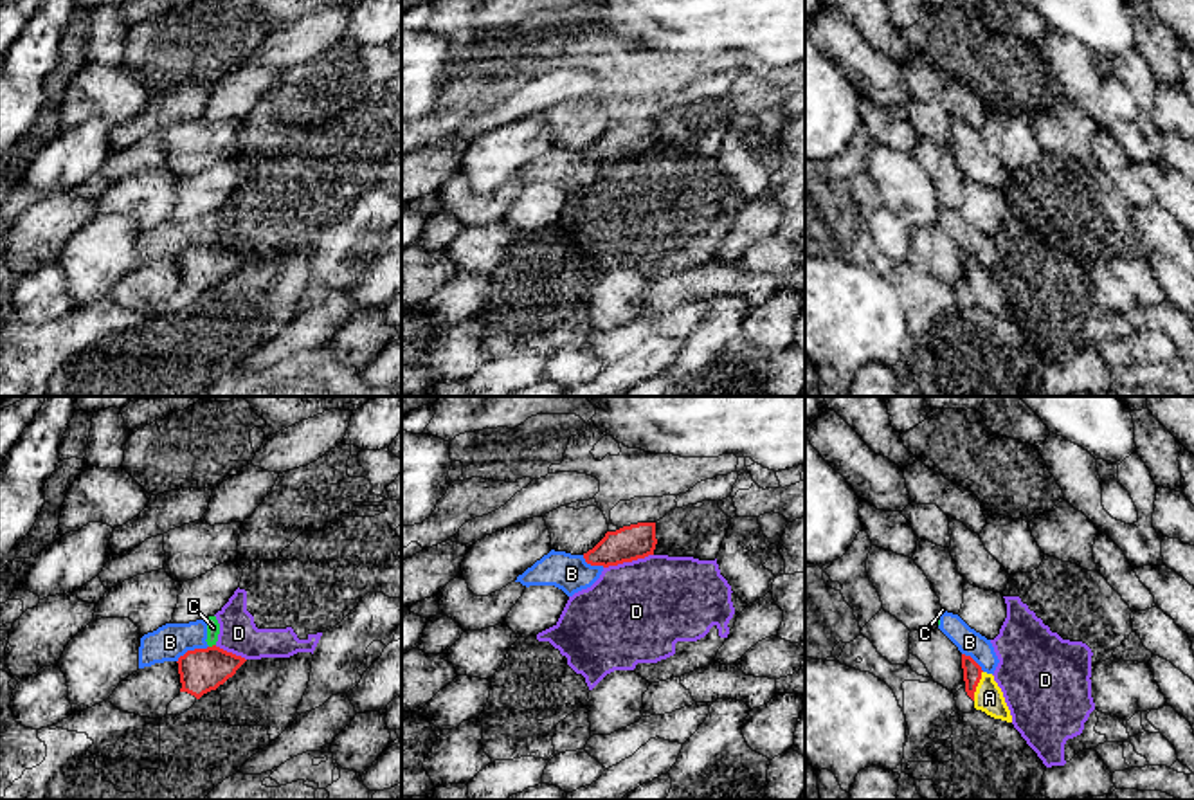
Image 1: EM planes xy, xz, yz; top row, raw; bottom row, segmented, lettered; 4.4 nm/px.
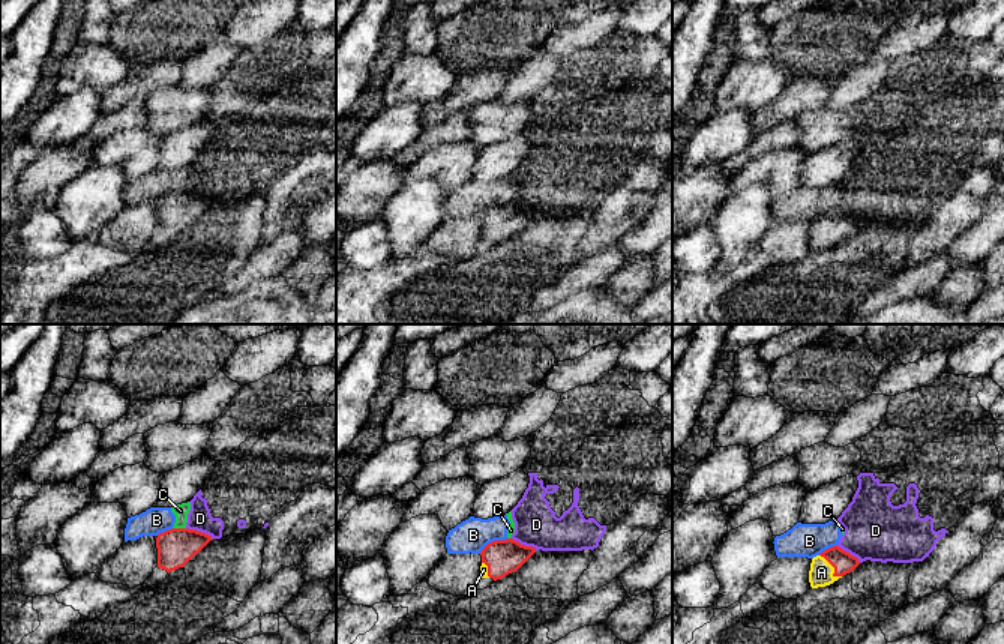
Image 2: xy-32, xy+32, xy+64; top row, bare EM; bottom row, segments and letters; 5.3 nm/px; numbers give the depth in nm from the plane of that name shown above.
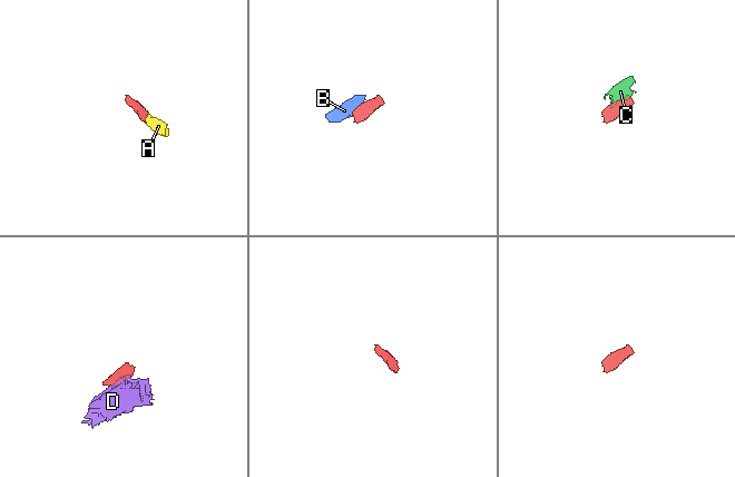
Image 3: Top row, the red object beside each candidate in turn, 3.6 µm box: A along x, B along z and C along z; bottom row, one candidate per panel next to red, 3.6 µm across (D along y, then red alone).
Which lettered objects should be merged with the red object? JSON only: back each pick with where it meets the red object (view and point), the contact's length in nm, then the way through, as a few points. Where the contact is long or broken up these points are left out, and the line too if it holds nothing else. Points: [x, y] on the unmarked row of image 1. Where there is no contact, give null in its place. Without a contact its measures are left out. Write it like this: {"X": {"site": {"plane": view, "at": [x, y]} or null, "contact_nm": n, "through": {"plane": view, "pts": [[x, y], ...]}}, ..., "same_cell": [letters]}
{"A": {"site": {"plane": "yz", "at": [976, 281]}, "contact_nm": 140, "through": {"plane": "yz", "pts": [[971, 265], [976, 281], [989, 294]]}}, "same_cell": ["A"]}

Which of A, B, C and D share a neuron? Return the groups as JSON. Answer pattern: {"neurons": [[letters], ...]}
{"neurons": [["A"], ["B", "C"], ["D"]]}

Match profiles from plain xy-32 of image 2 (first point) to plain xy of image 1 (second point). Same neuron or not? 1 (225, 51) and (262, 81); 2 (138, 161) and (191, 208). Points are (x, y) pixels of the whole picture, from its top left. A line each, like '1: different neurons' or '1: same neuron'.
1: same neuron
2: different neurons

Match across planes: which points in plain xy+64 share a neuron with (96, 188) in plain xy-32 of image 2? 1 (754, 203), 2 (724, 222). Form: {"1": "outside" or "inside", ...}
{"1": "inside", "2": "inside"}

